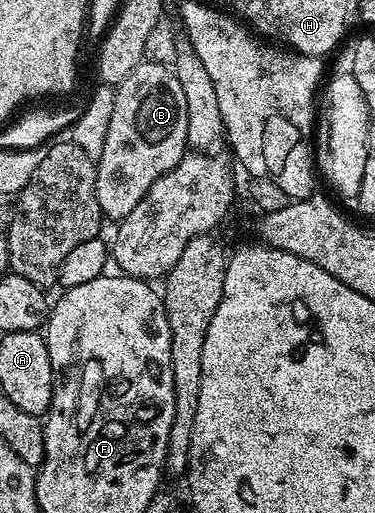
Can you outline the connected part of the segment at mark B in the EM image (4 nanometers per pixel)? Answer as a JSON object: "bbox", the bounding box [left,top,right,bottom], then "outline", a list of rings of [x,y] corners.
{"bbox":[97,62,187,220],"outline":[[[140,62],[125,80],[115,87],[113,116],[109,116],[109,132],[101,156],[97,160],[97,200],[108,219],[122,220],[137,208],[141,196],[162,174],[168,174],[183,159],[187,144],[187,113],[185,92],[181,92],[181,80],[177,80],[174,69],[161,62]]]}

